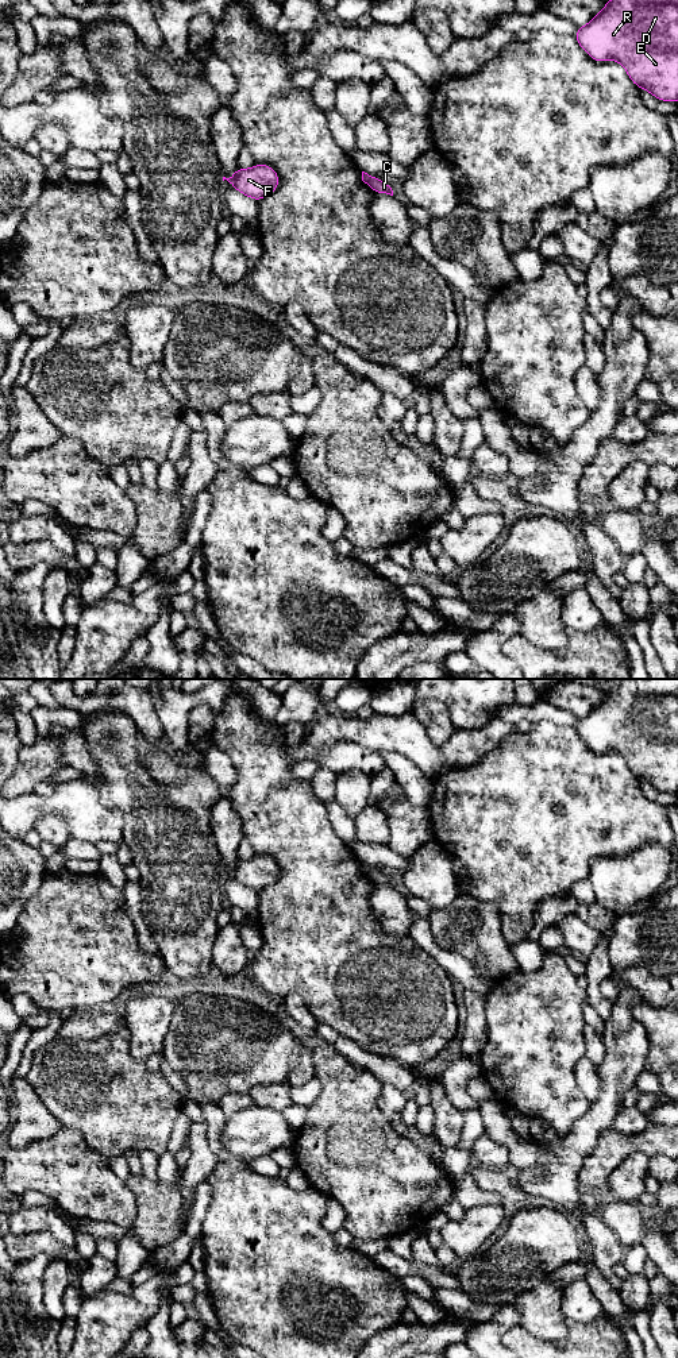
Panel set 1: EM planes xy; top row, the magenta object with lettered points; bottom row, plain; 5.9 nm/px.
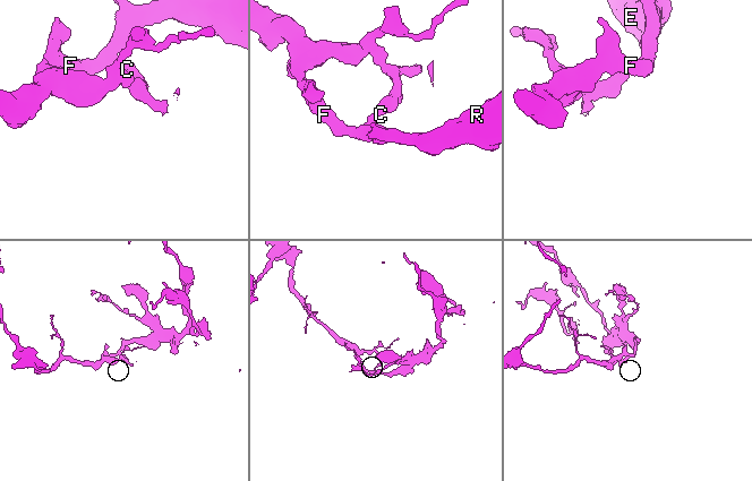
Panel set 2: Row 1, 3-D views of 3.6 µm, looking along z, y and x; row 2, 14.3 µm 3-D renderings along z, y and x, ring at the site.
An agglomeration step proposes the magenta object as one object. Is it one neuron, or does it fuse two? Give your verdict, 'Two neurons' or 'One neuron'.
Two neurons

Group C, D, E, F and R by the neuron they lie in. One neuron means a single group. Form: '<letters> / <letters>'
C / D E F R

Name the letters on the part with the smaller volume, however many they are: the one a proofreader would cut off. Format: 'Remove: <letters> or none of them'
Remove: C

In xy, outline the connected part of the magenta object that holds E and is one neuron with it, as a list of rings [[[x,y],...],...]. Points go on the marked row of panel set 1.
[[[609,0],[605,1],[605,8],[596,15],[586,26],[578,27],[575,40],[579,46],[597,62],[613,59],[620,62],[628,77],[637,88],[644,88],[648,93],[654,94],[658,100],[678,103],[678,0]]]

